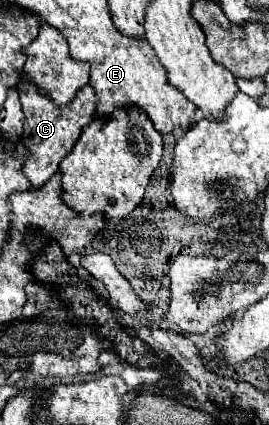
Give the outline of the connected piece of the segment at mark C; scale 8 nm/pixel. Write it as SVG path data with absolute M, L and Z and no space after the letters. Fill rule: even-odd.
M23 82L19 88L21 88L21 92L19 92L21 106L23 106L23 114L25 114L23 144L27 148L27 160L23 162L23 174L31 180L31 190L37 190L57 172L59 162L71 152L71 148L79 140L81 130L93 120L97 96L95 96L93 88L87 84L85 88L81 88L77 92L77 96L71 104L59 108L53 104L51 98L37 92L37 88L33 88L31 84Z

